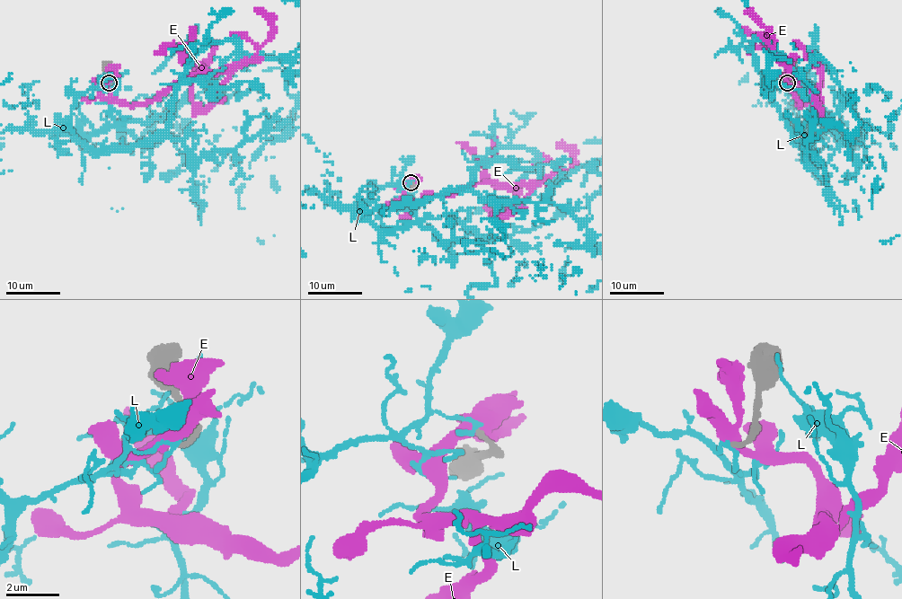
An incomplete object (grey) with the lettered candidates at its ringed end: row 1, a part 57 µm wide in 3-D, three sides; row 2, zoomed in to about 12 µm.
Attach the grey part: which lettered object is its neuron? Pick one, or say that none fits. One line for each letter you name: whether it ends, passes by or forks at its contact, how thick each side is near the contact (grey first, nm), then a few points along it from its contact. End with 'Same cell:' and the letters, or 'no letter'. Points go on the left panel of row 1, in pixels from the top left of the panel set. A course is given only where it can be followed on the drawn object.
Same cell: no letter

